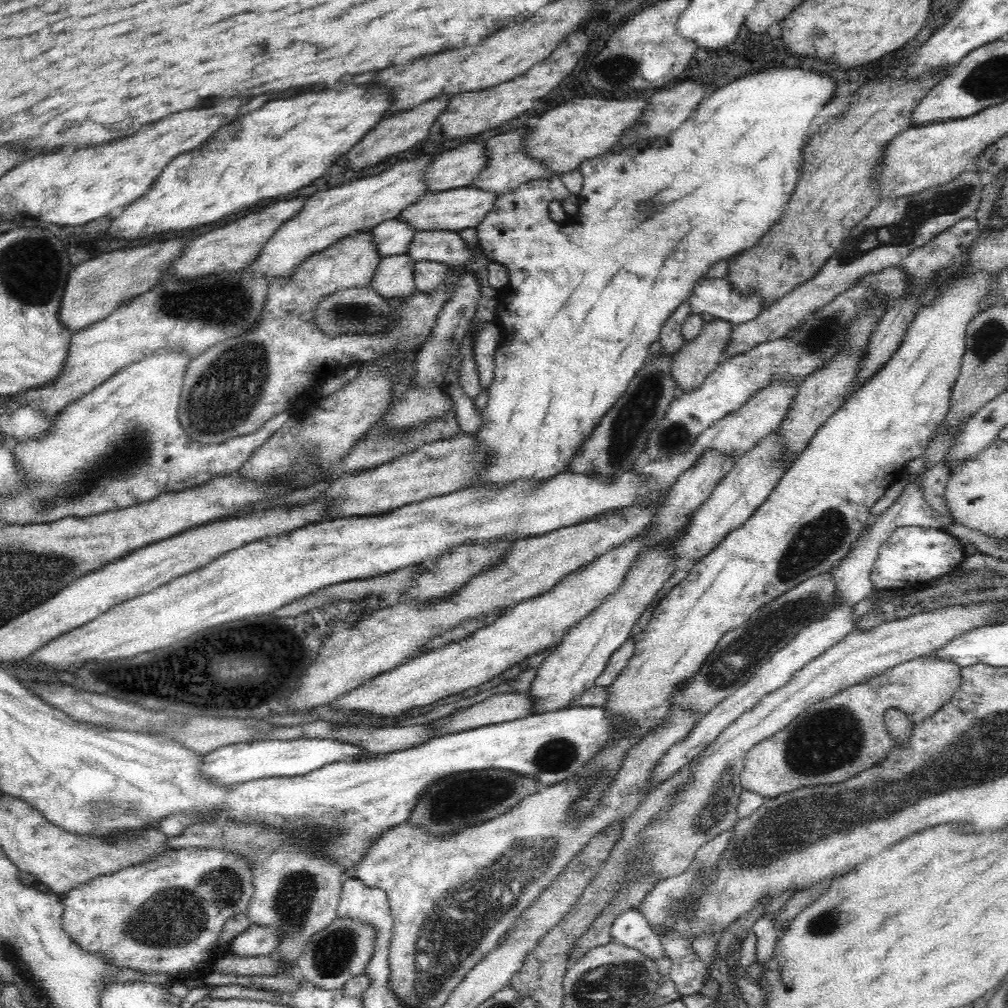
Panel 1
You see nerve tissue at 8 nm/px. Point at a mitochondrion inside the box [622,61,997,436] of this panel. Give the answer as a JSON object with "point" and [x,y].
{"point":[916,212]}

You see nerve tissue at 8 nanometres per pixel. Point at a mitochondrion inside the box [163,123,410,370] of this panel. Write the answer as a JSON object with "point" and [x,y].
{"point":[344,312]}

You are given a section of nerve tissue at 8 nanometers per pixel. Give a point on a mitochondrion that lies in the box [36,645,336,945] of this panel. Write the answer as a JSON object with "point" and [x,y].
{"point":[97,812]}

